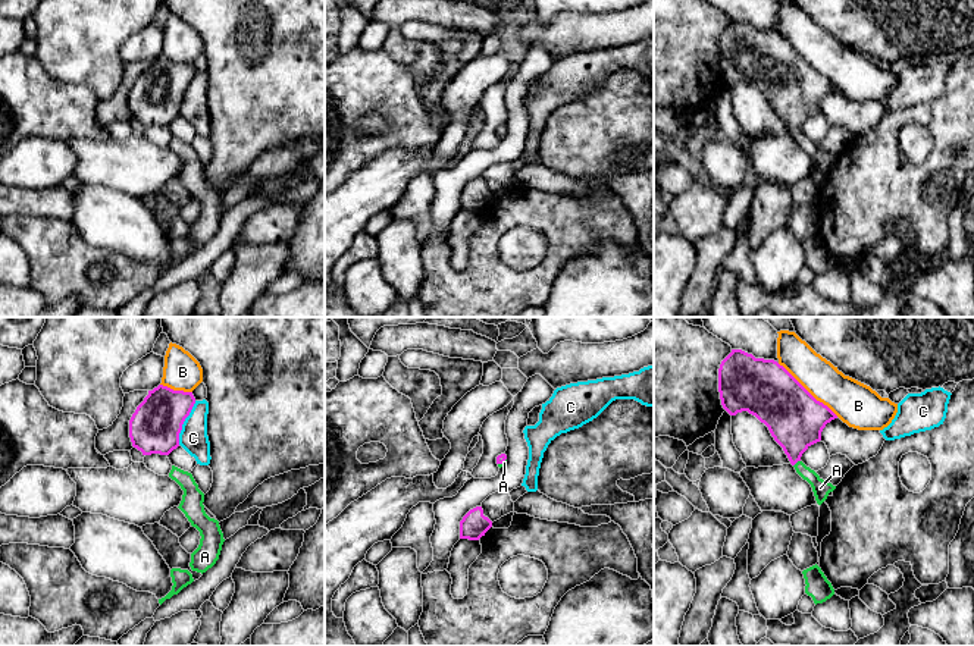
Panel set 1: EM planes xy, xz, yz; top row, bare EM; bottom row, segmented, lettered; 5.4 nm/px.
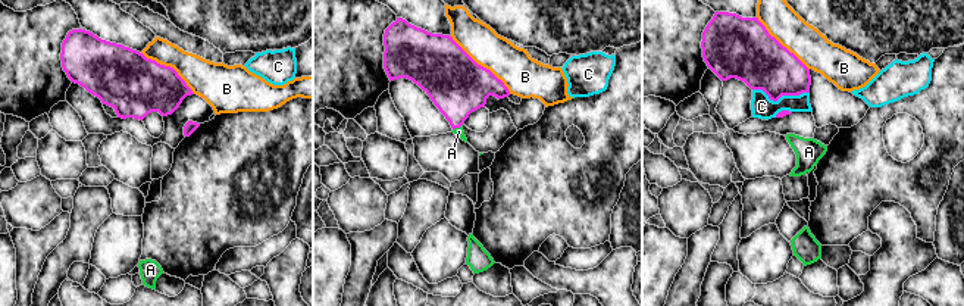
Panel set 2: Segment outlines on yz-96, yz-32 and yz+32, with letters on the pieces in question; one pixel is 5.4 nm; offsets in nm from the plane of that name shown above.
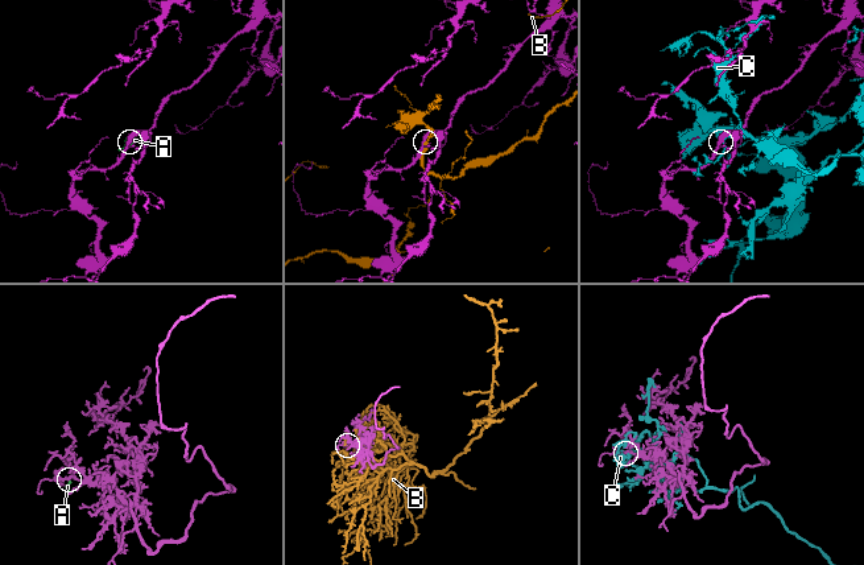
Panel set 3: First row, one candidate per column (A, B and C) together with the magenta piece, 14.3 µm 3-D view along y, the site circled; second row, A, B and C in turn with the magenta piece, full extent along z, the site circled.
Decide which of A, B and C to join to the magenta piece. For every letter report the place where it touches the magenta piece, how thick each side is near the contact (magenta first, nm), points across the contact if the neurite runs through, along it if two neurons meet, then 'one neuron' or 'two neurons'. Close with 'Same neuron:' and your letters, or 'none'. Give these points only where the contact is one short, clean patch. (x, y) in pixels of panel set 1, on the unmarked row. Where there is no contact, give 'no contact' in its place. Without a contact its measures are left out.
A: meets magenta in yz at (796, 132); 320 nm thick on the magenta side, 90 nm on the other; runs through yz (795, 90), (796, 132), (820, 159); one neuron
B: meets magenta in yz at (807, 62); 320 nm thick on the magenta side, 220 nm on the other; two neurons
C: meets magenta in xy at (182, 94); 280 nm thick on the magenta side, 160 nm on the other; two neurons
Same neuron: A

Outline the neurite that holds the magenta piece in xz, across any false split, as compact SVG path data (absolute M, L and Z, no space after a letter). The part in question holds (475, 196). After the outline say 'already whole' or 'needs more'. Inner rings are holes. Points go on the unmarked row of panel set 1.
M482 178L470 181L460 192L460 210L479 211L492 198Z | already whole

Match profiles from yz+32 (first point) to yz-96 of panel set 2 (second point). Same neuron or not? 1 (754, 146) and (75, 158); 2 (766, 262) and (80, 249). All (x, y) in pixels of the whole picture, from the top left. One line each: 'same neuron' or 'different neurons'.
1: different neurons
2: different neurons

